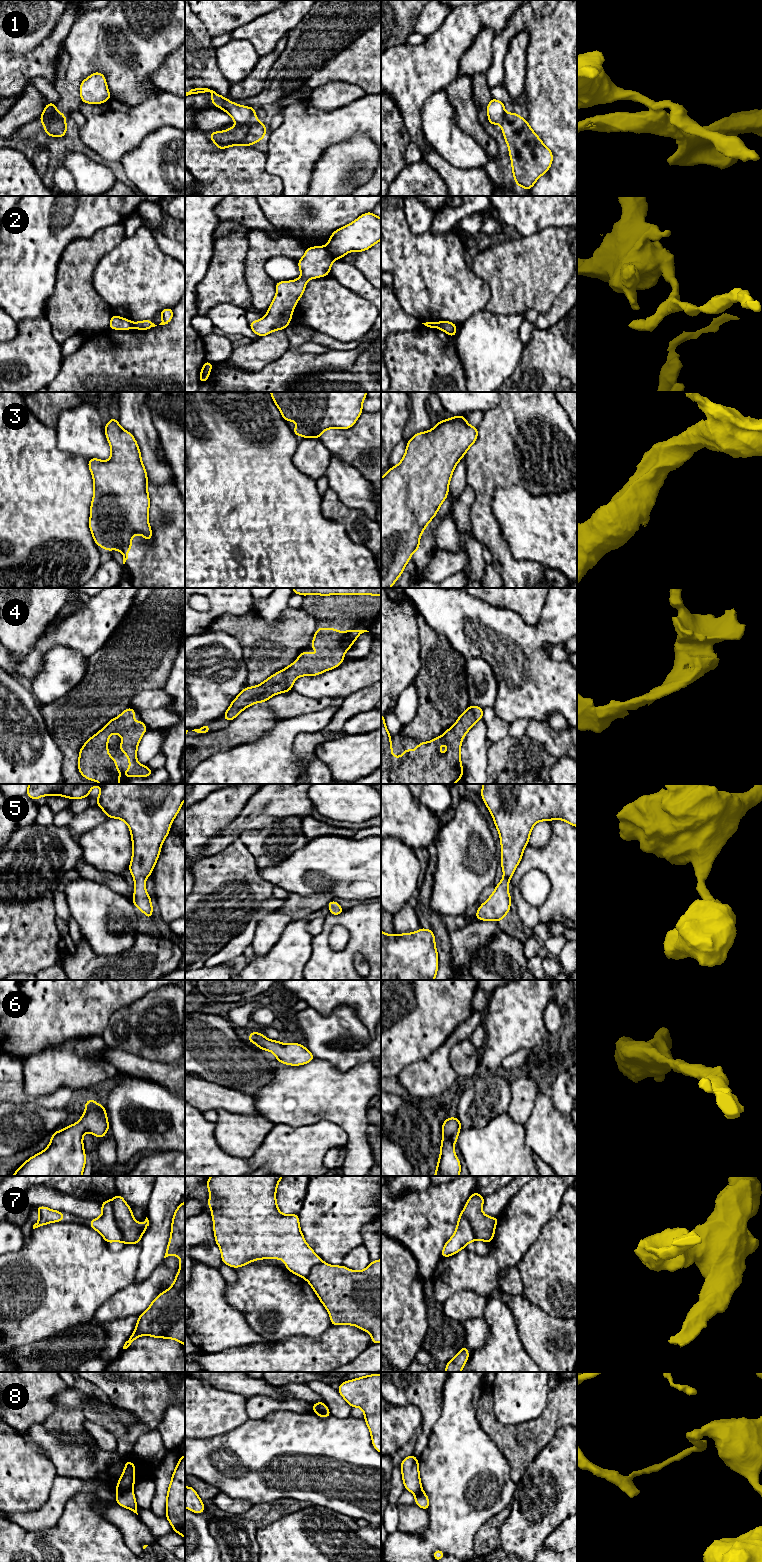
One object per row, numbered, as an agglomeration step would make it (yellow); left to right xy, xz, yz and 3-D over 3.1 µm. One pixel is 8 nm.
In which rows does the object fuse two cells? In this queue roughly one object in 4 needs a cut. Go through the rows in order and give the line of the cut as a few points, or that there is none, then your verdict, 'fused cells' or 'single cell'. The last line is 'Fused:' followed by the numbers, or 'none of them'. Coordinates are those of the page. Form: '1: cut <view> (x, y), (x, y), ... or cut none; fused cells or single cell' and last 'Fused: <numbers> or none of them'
1: cut xz (255, 118), (237, 124); fused cells
2: cut xz (325, 247), (335, 258); fused cells
3: cut xy (130, 543), (125, 544), (120, 550); fused cells
4: cut none; single cell
5: cut none; single cell
6: cut none; single cell
7: cut xy (110, 1200), (113, 1206), (114, 1219), (121, 1230), (123, 1241); fused cells
8: cut xy (131, 1488), (117, 1493); fused cells
Fused: 1, 2, 3, 7, 8

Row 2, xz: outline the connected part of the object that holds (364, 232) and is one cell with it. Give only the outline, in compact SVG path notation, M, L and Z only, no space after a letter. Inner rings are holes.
M371 211L334 231L326 248L335 259L341 259L351 251L366 251L380 240L381 218Z

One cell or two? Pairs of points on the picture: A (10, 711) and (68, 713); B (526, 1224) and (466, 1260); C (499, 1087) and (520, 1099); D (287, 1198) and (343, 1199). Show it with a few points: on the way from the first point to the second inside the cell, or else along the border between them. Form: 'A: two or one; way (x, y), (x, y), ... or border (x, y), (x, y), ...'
A: two; border (39, 709), (50, 734)
B: one; way (511, 1239), (490, 1260), (481, 1260)
C: two; border (511, 1078), (510, 1103), (506, 1111)
D: two; border (308, 1186), (306, 1197), (298, 1213)

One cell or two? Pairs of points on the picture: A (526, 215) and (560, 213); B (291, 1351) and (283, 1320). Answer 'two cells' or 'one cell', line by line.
A: one cell
B: two cells

